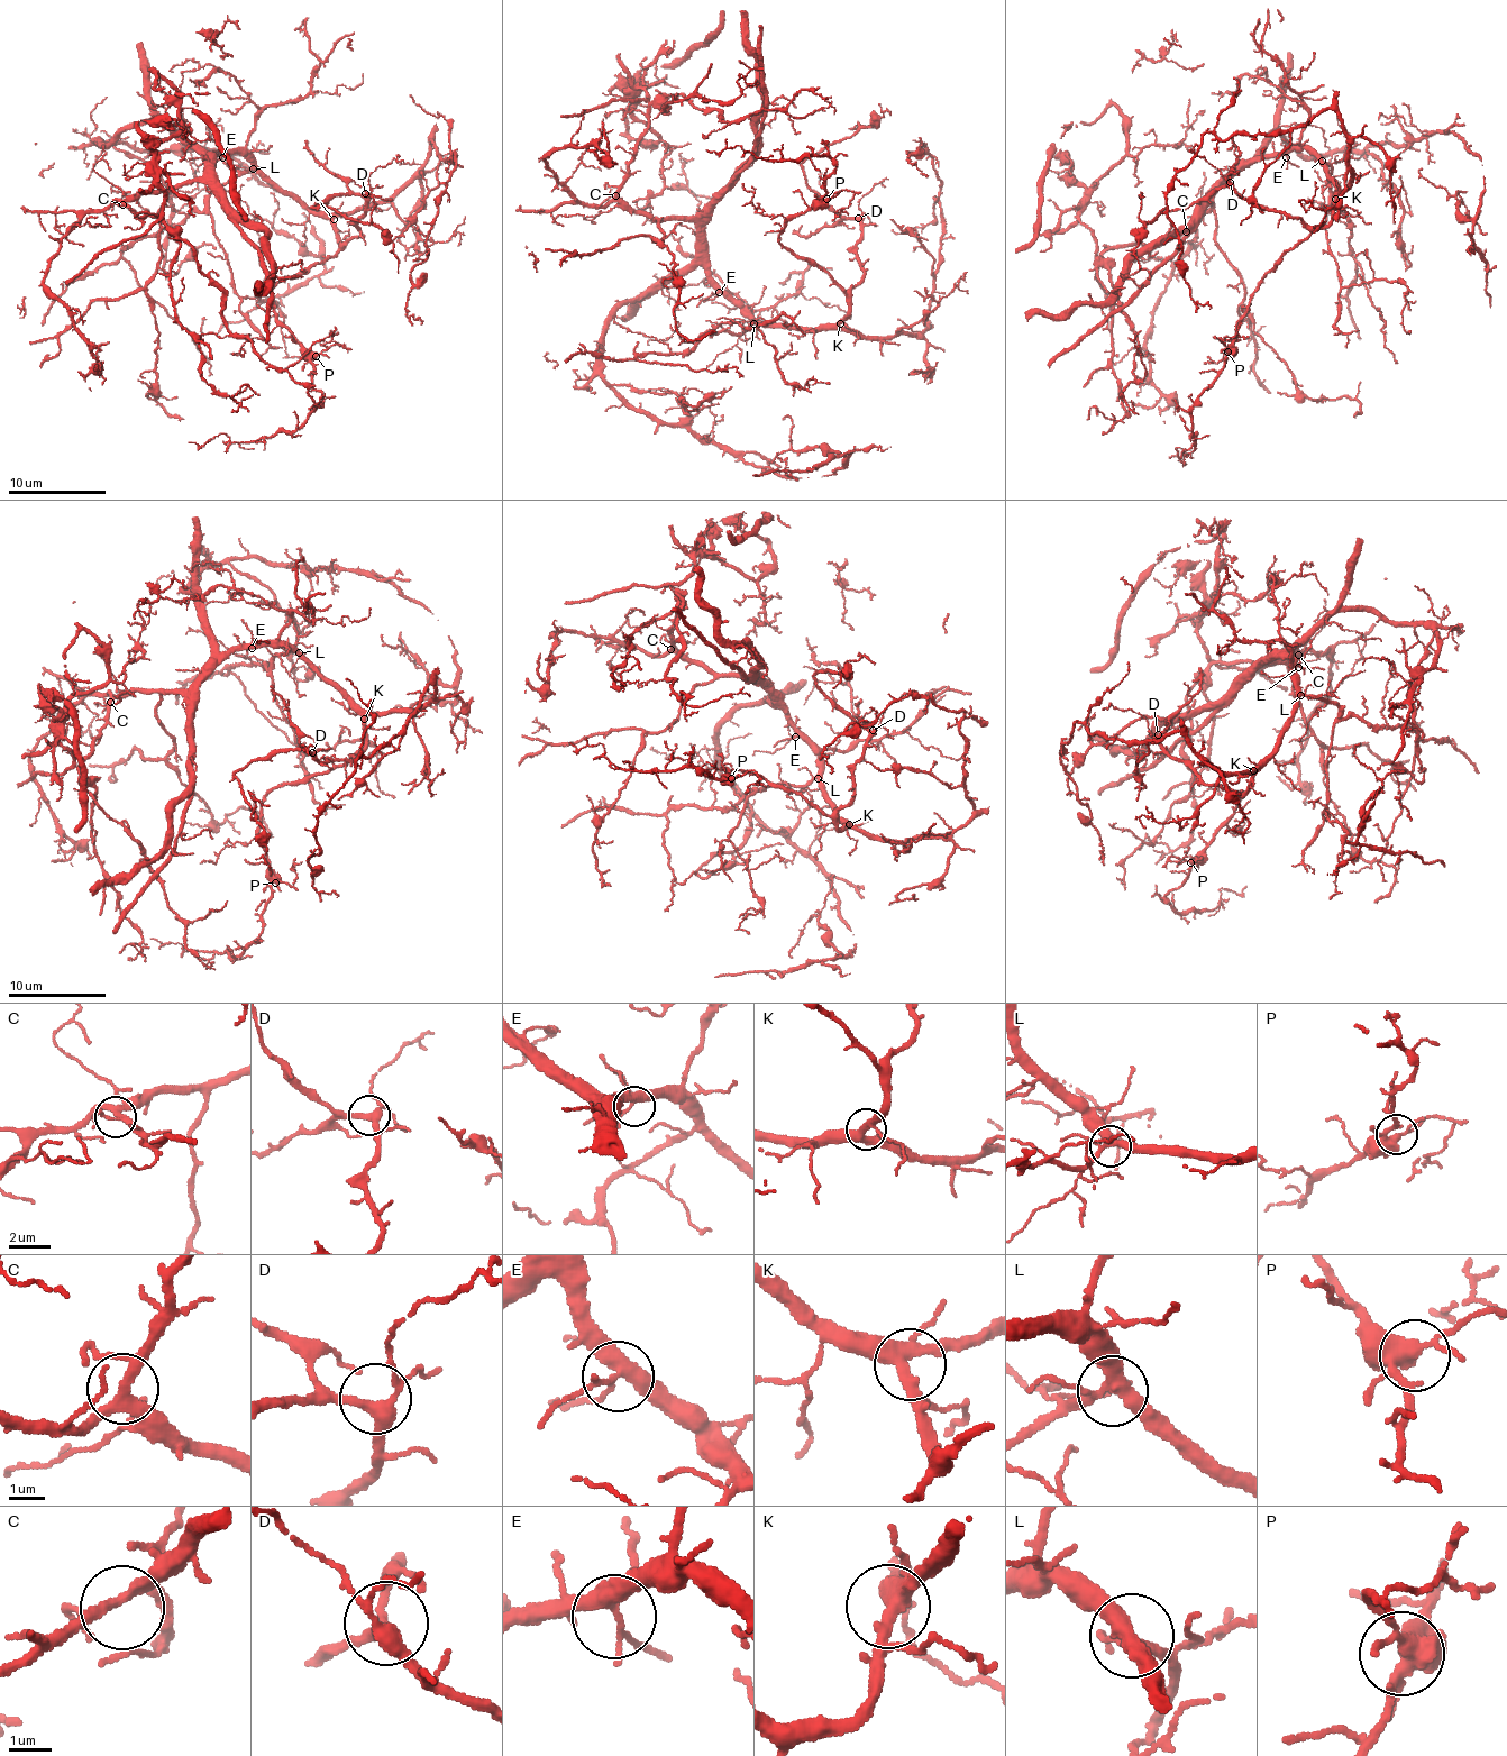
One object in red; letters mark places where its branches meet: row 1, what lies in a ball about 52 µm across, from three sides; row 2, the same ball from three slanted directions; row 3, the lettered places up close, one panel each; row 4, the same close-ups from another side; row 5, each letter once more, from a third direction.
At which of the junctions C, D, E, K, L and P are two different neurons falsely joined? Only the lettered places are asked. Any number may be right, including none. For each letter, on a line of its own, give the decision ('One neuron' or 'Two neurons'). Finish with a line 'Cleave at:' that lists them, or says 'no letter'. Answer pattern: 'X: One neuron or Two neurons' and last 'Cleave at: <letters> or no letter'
C: One neuron
D: One neuron
E: One neuron
K: One neuron
L: One neuron
P: One neuron
Cleave at: no letter

